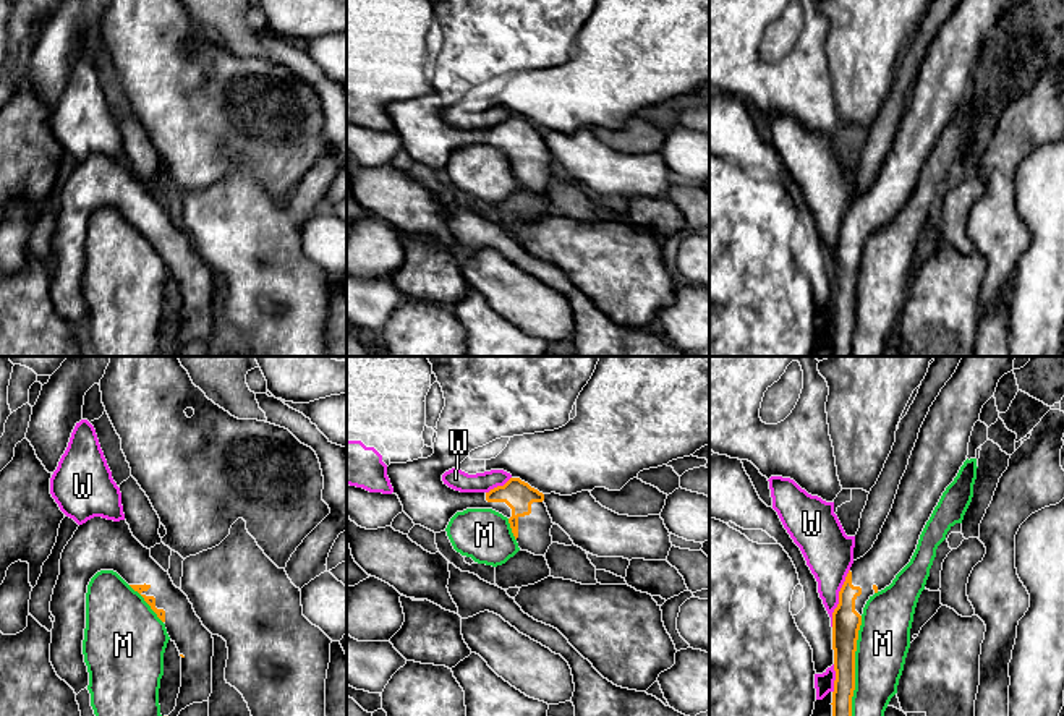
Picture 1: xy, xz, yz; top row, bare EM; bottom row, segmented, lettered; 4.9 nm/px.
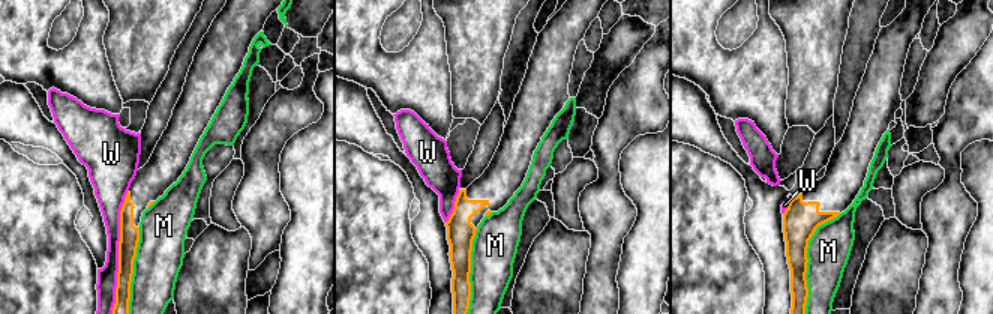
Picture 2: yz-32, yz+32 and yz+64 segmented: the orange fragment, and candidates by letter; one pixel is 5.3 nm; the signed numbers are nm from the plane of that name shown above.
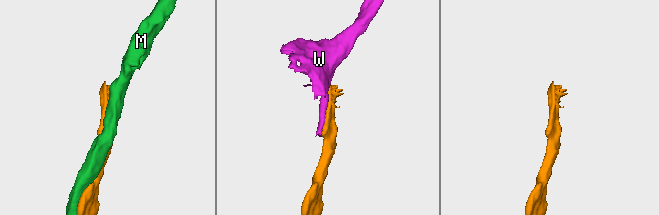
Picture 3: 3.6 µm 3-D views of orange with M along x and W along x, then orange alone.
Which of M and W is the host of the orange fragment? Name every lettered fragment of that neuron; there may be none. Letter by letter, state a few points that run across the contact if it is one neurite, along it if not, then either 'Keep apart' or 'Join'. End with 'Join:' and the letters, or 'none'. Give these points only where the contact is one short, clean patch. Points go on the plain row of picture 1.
M: Keep apart
W: Keep apart
Join: none

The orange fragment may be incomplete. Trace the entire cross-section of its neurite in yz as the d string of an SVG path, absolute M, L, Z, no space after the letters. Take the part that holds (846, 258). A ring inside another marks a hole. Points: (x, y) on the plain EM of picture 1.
M959 0L920 65L892 146L873 185L853 198L832 249L832 356L852 356L855 288L866 238L910 199L920 172L968 92L983 42L1014 0Z

